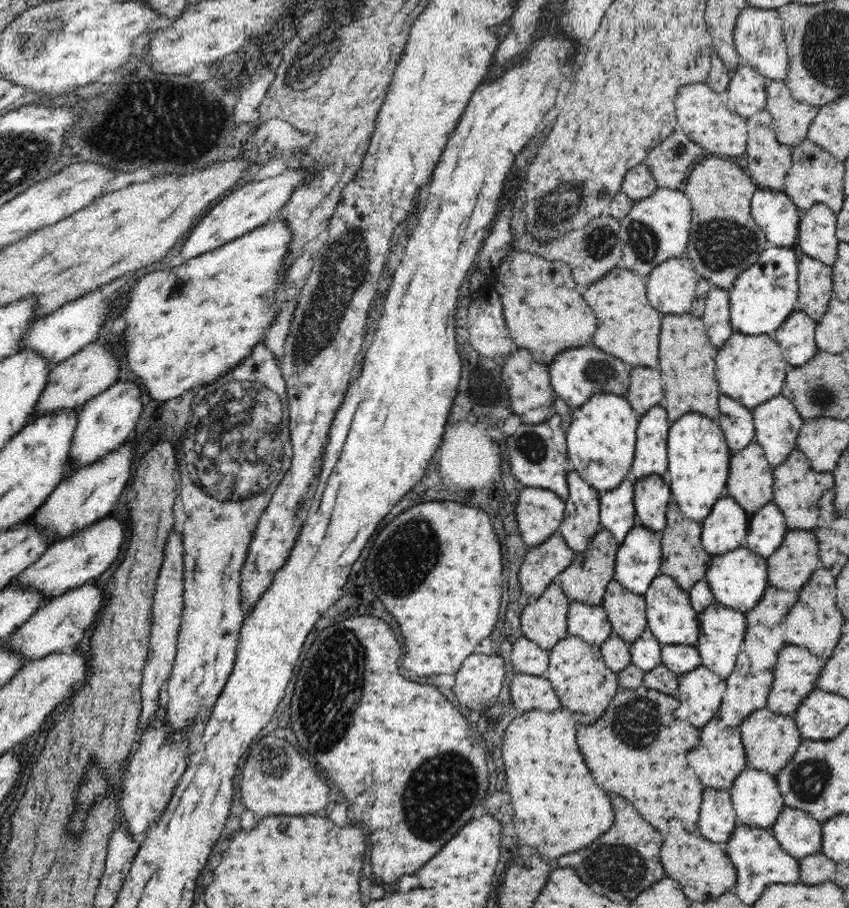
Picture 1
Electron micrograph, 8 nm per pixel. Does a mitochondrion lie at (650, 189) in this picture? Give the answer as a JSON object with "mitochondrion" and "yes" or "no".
{"mitochondrion":"no"}

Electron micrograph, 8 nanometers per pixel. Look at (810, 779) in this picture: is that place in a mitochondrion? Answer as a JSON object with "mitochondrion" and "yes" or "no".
{"mitochondrion":"yes"}

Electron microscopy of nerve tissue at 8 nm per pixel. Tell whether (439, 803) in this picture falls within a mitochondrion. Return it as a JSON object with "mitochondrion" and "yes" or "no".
{"mitochondrion":"yes"}

